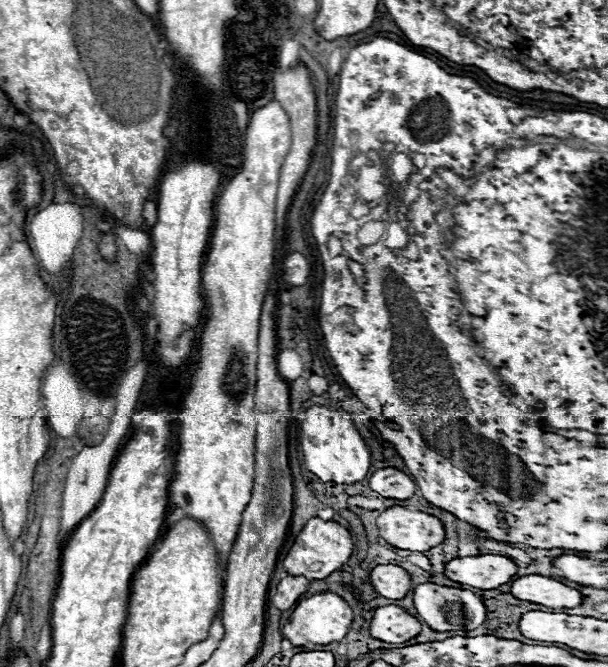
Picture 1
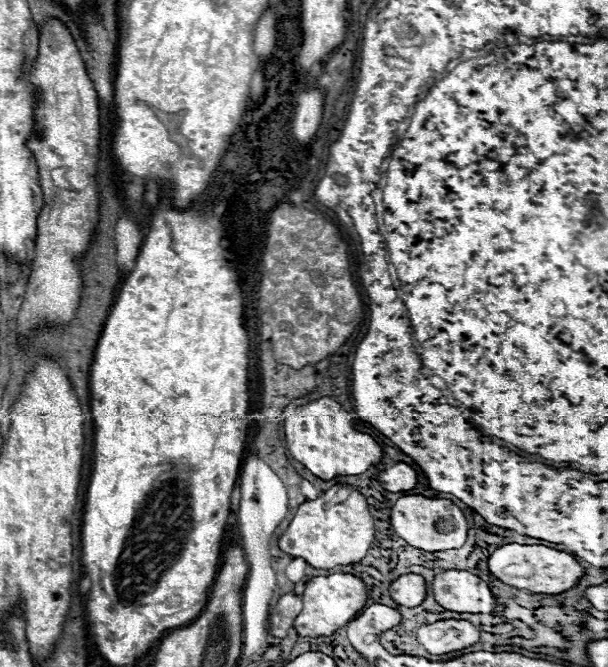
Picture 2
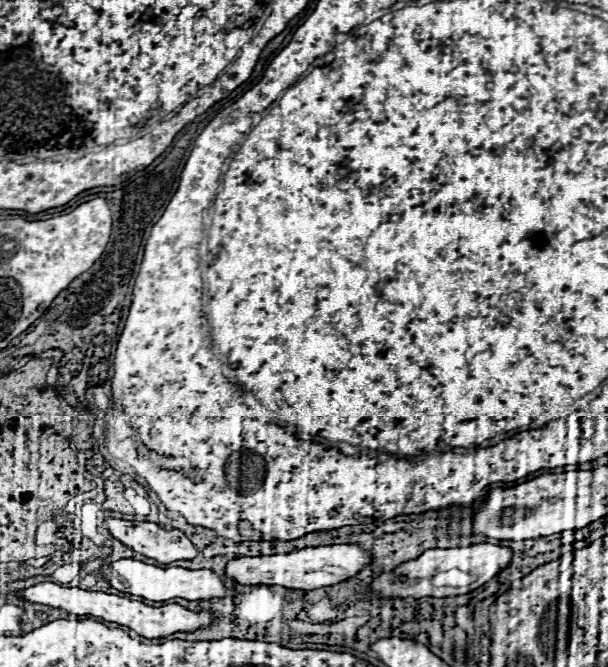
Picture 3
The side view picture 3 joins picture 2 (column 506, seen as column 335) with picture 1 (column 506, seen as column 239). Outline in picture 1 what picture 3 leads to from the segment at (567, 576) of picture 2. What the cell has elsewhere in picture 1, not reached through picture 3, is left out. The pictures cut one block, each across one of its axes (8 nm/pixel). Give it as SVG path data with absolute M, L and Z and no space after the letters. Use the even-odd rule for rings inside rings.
M480 554L450 560L444 568L444 574L458 584L492 590L512 580L512 576L516 574L516 564L506 556Z

